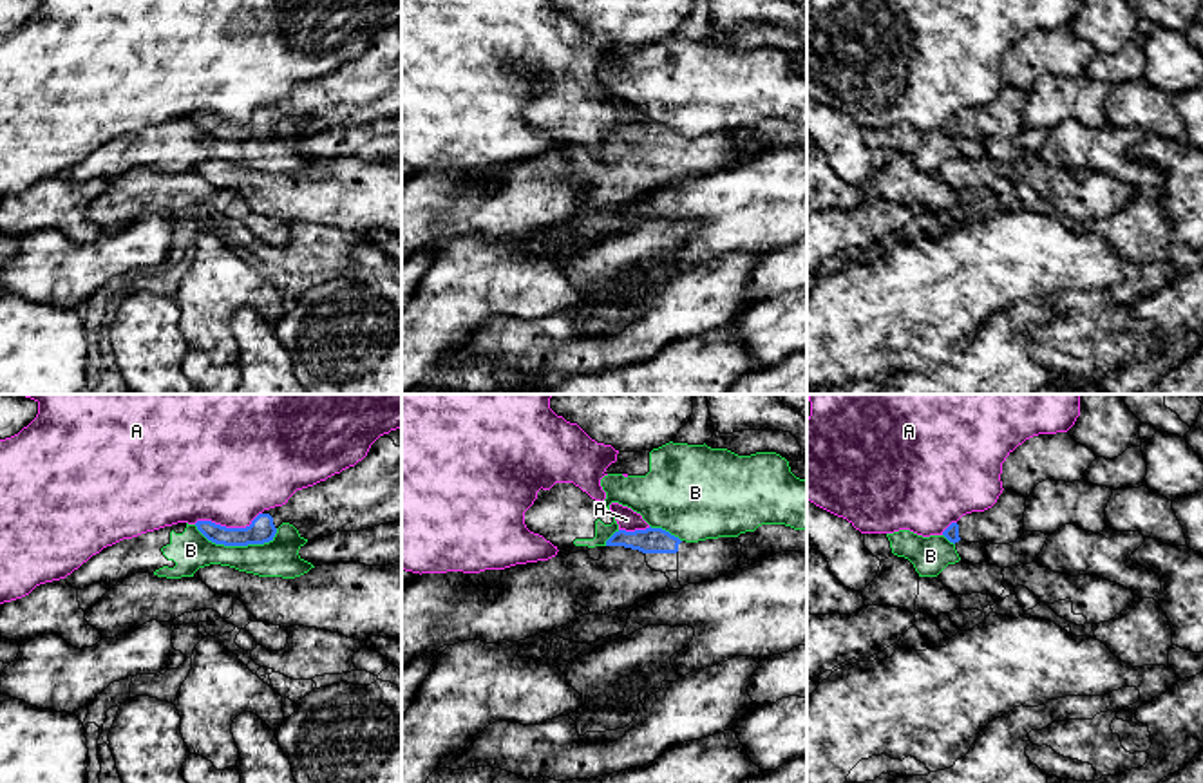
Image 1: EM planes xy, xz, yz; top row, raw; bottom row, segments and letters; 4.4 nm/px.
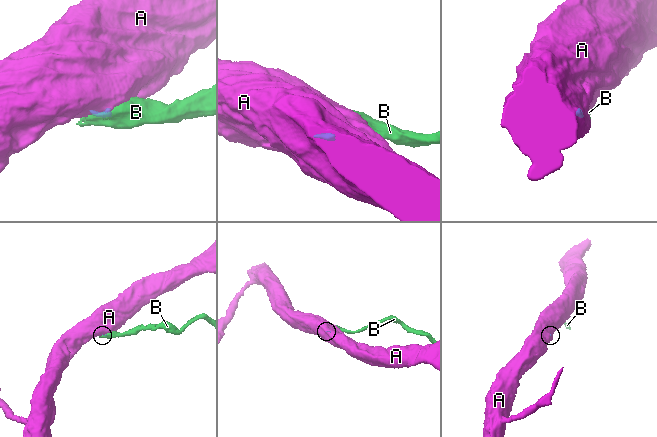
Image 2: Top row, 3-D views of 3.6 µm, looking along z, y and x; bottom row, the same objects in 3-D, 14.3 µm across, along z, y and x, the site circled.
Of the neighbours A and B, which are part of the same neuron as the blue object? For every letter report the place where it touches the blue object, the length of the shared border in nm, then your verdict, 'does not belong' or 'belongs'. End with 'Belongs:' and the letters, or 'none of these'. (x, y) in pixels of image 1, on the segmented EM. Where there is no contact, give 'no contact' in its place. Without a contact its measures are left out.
A: meets blue in xy at (225, 527); contact 300 nm long; does not belong
B: meets blue in xy at (236, 545); contact 380 nm long; does not belong
Belongs: none of these

